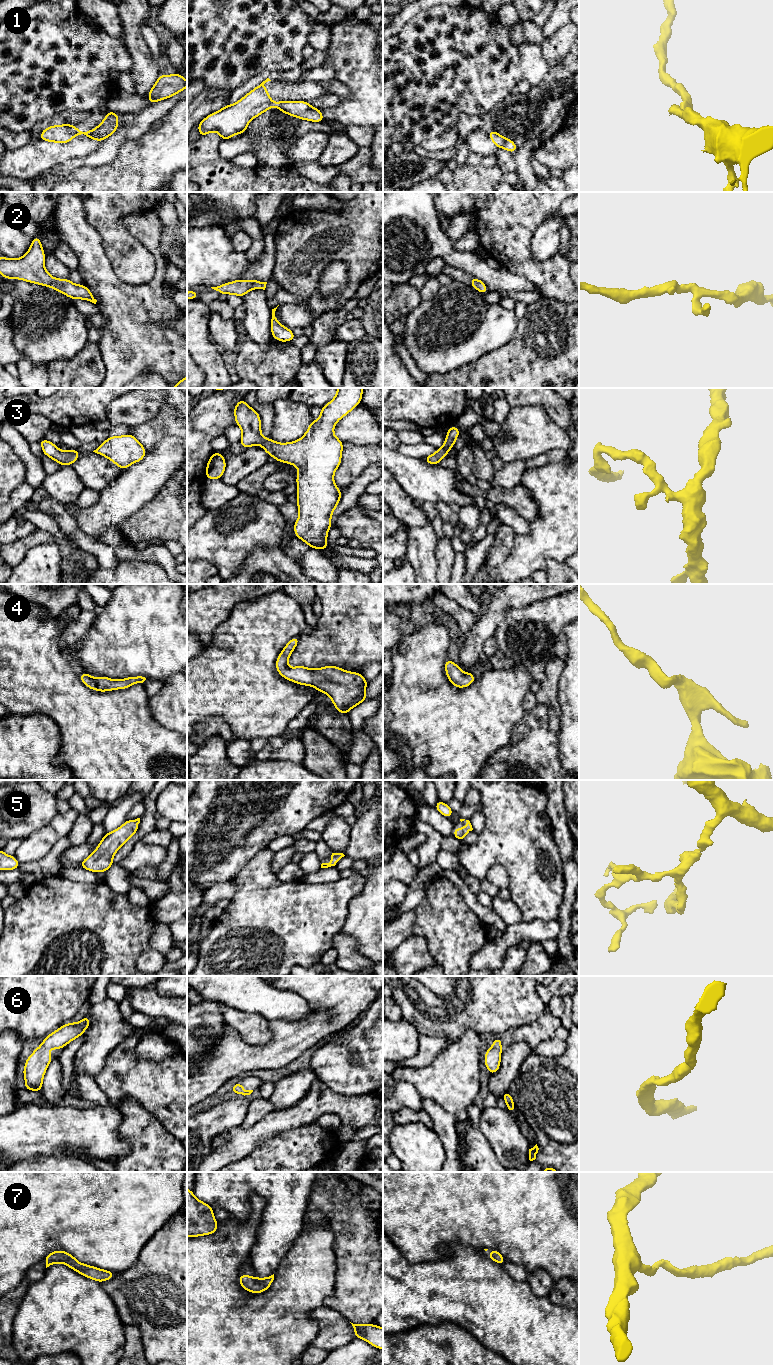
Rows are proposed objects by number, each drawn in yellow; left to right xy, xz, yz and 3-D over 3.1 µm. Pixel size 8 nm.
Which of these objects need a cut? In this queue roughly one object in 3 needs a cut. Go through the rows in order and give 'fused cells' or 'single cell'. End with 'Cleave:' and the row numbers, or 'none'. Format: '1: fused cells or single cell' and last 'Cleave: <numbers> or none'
1: fused cells
2: single cell
3: single cell
4: single cell
5: single cell
6: single cell
7: single cell
Cleave: 1

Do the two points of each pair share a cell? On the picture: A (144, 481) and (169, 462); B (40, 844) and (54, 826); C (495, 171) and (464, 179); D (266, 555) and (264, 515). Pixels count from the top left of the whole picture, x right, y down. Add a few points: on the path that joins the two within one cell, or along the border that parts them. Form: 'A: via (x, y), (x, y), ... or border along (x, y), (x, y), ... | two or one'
A: via (150, 475), (163, 462) | one
B: via (43, 840), (53, 830) | one
C: via (487, 178), (472, 179) | one
D: border along (284, 551), (261, 548), (248, 557) | two

